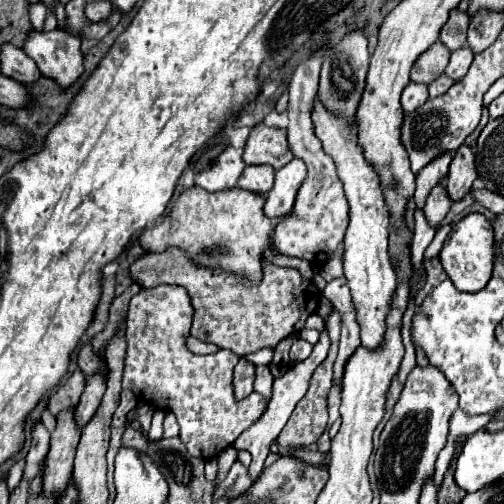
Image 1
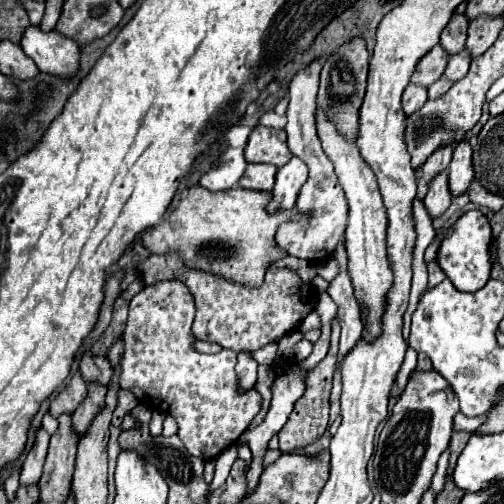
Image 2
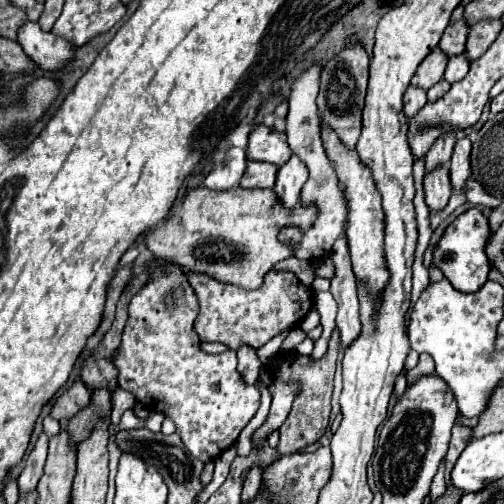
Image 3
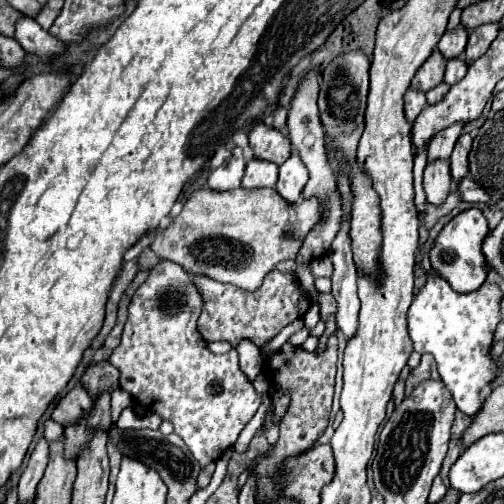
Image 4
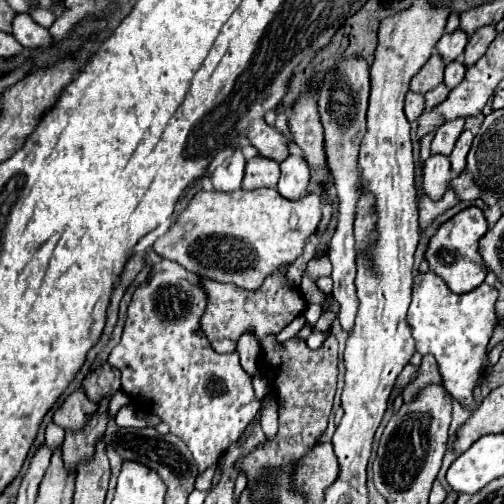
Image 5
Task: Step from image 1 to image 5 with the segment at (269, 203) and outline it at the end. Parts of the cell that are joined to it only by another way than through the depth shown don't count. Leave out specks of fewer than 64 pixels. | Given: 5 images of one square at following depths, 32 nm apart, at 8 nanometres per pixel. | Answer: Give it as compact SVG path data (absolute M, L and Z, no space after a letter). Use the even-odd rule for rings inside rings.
M290 154L284 162L280 162L280 182L278 192L288 200L298 200L306 194L310 184L310 168L302 154Z

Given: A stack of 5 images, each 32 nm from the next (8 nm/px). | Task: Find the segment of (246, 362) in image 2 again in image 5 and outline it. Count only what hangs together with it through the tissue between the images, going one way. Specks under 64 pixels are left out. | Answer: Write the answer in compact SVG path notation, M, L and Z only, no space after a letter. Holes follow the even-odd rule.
M252 330L244 332L238 340L238 354L240 354L240 364L246 372L250 372L252 376L258 372L260 364L260 342L256 342L256 334Z

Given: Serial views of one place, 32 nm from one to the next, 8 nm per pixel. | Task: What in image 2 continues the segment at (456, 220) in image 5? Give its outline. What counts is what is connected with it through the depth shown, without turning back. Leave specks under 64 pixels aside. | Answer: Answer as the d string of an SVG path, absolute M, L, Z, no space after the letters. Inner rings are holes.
M468 210L446 232L446 236L438 248L438 254L436 254L436 262L458 290L476 292L488 282L490 268L492 268L492 260L490 260L490 252L488 252L490 242L492 242L492 230L490 230L488 218L480 210Z

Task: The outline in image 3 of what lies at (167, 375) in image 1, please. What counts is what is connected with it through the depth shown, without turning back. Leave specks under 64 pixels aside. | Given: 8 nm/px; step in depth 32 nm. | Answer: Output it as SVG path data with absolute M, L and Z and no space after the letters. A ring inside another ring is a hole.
M168 264L162 270L156 268L152 280L148 280L130 302L130 316L122 332L122 344L112 358L112 364L120 372L120 388L132 392L138 402L148 410L162 412L176 424L176 432L194 458L208 464L216 460L226 448L234 446L240 430L252 420L260 406L260 392L254 386L244 384L237 367L237 352L227 350L221 354L208 354L200 348L200 338L194 330L200 304L194 288L188 282L186 272L180 266Z

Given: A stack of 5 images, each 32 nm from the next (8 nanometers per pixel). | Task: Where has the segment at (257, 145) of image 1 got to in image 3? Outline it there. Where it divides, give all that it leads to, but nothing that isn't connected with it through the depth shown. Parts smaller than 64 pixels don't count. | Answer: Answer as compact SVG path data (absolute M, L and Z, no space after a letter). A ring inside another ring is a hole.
M254 124L250 130L250 142L248 142L248 156L250 160L262 160L272 162L276 166L282 166L292 152L288 152L286 134L278 132L274 128L268 128L264 124Z

